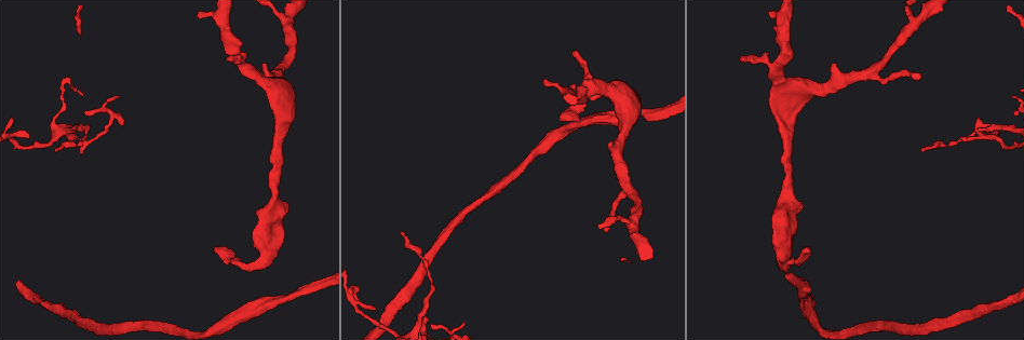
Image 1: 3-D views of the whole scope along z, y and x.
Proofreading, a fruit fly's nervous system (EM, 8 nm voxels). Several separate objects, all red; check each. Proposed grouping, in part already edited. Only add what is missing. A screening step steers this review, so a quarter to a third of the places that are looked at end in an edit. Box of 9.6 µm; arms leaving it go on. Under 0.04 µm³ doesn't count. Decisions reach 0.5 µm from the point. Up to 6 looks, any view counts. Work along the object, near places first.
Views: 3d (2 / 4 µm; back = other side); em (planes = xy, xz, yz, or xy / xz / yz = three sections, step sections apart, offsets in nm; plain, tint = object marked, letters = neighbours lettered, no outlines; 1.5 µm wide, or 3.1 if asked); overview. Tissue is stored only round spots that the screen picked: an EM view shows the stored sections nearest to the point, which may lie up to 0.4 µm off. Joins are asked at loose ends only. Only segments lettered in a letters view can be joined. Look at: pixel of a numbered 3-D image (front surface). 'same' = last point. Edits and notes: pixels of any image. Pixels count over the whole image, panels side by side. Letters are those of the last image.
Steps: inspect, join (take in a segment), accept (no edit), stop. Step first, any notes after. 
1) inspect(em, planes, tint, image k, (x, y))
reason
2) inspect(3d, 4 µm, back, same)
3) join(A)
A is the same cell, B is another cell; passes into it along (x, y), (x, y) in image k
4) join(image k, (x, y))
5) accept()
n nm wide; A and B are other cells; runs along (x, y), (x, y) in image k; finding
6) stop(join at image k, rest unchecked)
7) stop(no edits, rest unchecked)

inspect(em, yz, step 4, tint, image 1, (27, 134))
thin end

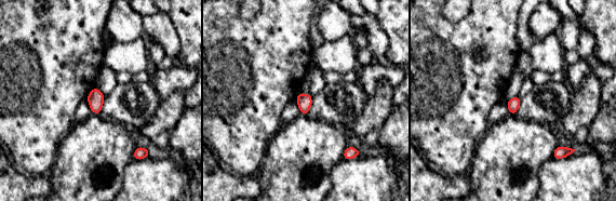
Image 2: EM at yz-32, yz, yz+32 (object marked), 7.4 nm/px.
inspect(em, yz, step 4, letters, same)
see the neighbours

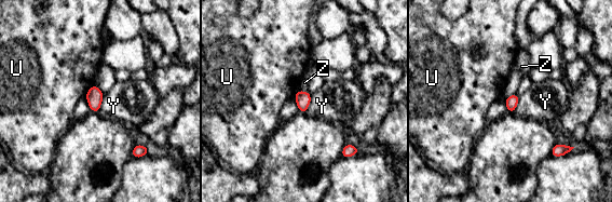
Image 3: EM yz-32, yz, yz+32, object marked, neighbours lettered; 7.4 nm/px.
accept()
U, Y and Z are other cells; border along (516, 92), (505, 97) in image 3; none of them fits

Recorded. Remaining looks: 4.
inspect(3d, 4 µm, image 1, (562, 121))
an open end

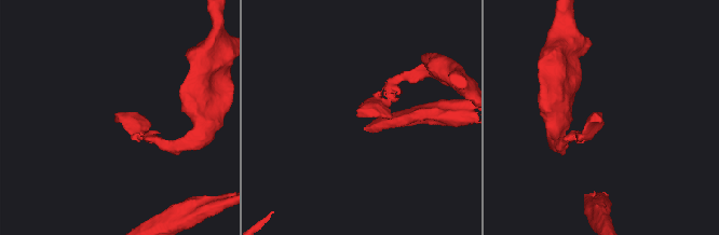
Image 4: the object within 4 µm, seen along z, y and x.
inspect(em, planes, tint, image 4, (358, 116))

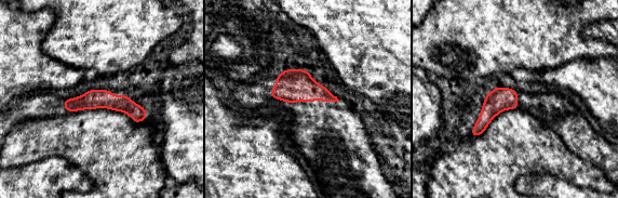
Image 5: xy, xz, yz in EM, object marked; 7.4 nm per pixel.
inspect(em, planes, letters, same)

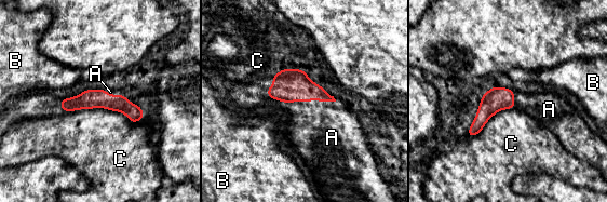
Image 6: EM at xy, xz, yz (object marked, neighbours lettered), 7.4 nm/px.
join(image 6, (321, 132))
C touches over 550 nm; A is the same cell, B and C are other cells; it goes on there

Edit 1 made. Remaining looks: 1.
stop(join at image 6, rest unchecked)

